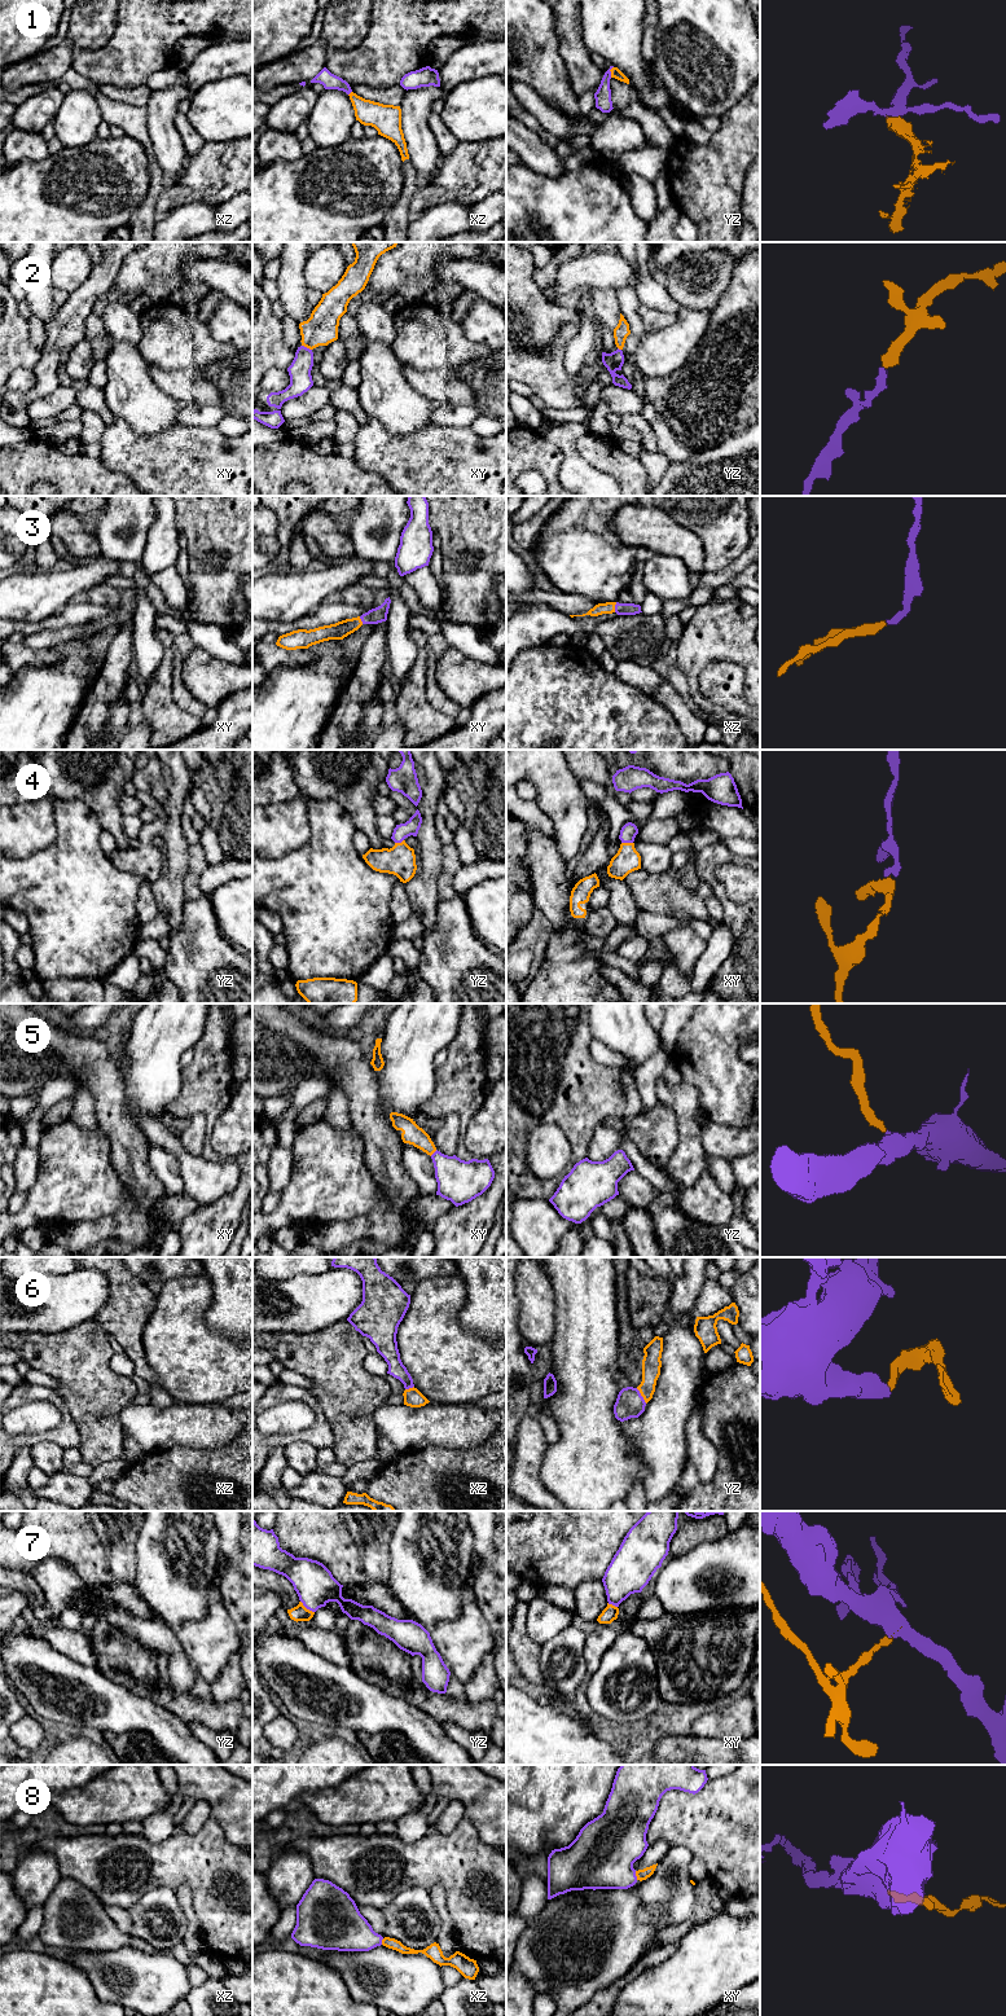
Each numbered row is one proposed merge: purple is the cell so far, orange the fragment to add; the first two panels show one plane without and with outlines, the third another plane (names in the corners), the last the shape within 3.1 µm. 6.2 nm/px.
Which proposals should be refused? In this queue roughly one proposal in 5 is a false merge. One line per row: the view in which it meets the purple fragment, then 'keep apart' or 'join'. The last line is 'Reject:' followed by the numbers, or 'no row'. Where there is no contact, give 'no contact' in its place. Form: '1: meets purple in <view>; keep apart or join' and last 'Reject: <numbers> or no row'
1: meets purple in yz; join
2: meets purple in xy; join
3: meets purple in xz; join
4: meets purple in xy; join
5: meets purple in xy; join
6: meets purple in yz; join
7: meets purple in yz; join
8: meets purple in xy; join
Reject: no row

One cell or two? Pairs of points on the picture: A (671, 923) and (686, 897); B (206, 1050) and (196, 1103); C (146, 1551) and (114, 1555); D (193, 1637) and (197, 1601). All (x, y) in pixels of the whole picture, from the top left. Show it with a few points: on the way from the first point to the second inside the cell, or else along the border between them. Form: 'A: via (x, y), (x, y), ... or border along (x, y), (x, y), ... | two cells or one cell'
A: border along (641, 910), (671, 916) | two cells
B: via (206, 1063), (206, 1085), (203, 1090) | one cell
C: border along (143, 1524), (135, 1545), (135, 1581) | two cells
D: border along (216, 1597), (202, 1617), (187, 1620), (180, 1625) | two cells

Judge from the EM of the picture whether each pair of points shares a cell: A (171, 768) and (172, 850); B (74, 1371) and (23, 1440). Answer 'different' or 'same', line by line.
A: same
B: different

